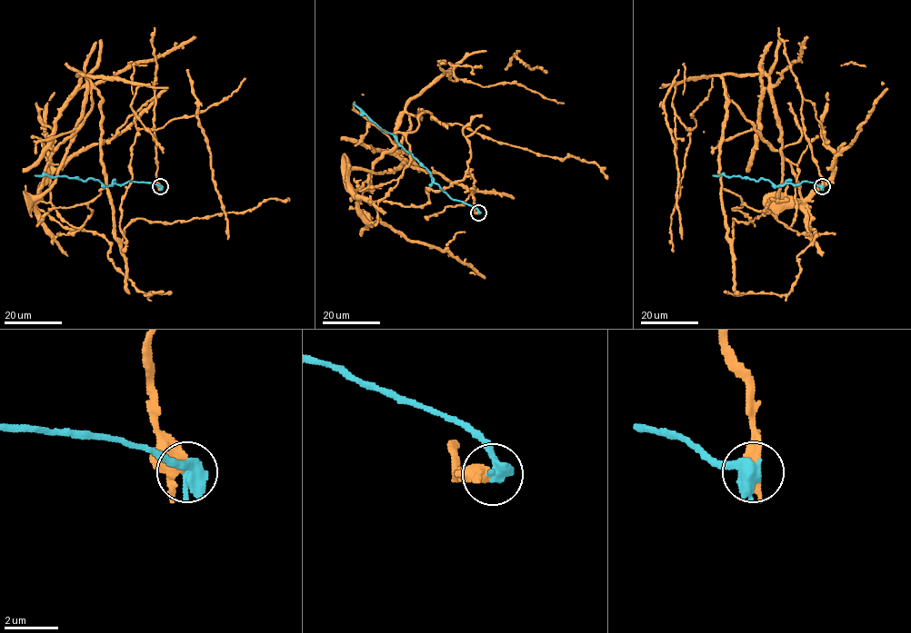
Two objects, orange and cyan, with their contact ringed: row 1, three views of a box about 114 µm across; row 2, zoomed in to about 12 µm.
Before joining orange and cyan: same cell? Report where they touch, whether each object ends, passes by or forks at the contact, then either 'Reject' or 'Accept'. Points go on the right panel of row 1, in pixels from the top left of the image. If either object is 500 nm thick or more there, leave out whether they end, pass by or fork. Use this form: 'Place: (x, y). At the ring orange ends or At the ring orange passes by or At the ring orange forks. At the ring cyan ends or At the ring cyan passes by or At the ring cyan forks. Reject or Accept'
Place: (822, 186). Reject

